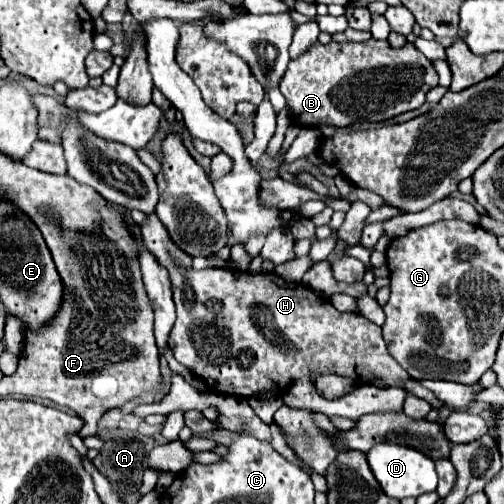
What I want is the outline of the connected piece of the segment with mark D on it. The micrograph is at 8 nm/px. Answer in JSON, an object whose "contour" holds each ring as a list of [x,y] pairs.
{"contour":[[[382,442],[382,444],[374,446],[366,454],[366,458],[368,458],[368,466],[370,466],[374,478],[378,480],[384,494],[388,494],[390,498],[396,498],[396,500],[402,500],[408,496],[418,498],[420,494],[424,494],[428,490],[436,490],[436,486],[438,486],[438,474],[436,474],[434,462],[426,454],[416,452],[412,448]]]}

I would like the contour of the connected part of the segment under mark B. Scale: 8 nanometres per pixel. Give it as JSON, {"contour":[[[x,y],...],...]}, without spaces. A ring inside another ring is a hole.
{"contour":[[[376,38],[366,42],[330,42],[328,46],[316,42],[306,54],[288,64],[284,76],[286,78],[280,82],[280,92],[290,108],[290,122],[306,128],[320,124],[346,128],[356,122],[384,122],[402,112],[420,108],[426,92],[438,86],[438,74],[432,62],[428,62],[428,58],[424,58],[424,54],[420,54],[412,42],[406,42],[402,48],[392,48],[388,40]]]}

